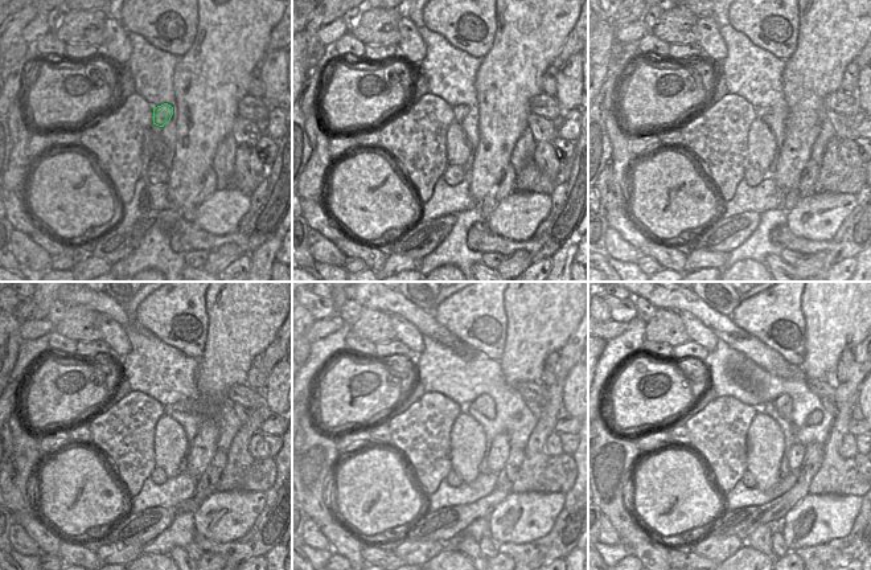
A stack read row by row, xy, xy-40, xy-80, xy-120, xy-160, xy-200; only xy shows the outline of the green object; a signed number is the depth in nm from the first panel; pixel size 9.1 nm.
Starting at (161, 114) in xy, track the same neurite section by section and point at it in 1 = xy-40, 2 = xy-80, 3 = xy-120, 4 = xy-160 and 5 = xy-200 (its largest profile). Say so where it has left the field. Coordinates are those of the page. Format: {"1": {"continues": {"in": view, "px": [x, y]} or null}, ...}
{"1": {"continues": {"in": "xy-40", "px": [460, 111]}}, "2": {"continues": {"in": "xy-80", "px": [759, 111]}}, "3": {"continues": {"in": "xy-120", "px": [188, 405]}}, "4": {"continues": {"in": "xy-160", "px": [484, 404]}}, "5": {"continues": {"in": "xy-200", "px": [783, 404]}}}

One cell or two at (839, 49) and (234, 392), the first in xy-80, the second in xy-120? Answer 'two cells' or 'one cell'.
two cells

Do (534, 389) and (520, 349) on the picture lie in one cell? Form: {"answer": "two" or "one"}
{"answer": "two"}

